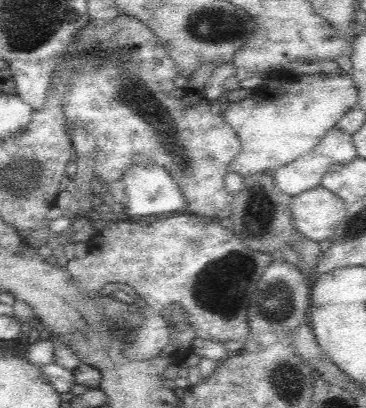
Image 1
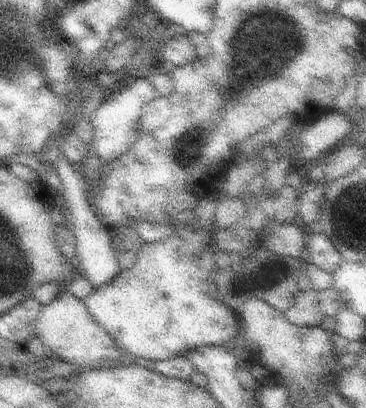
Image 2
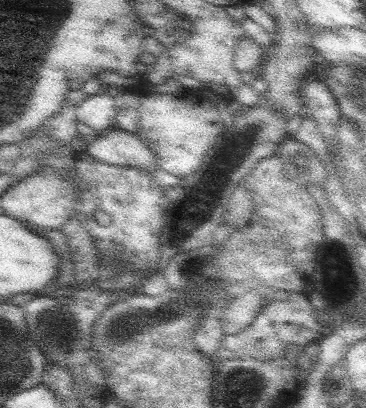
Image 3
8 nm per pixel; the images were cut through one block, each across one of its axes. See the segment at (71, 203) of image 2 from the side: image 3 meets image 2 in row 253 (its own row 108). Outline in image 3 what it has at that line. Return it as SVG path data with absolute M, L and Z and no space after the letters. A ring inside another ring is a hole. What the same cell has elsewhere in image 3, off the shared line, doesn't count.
M95 94L87 96L77 106L77 122L89 126L95 134L101 134L109 128L115 128L115 106L113 96L109 94Z

